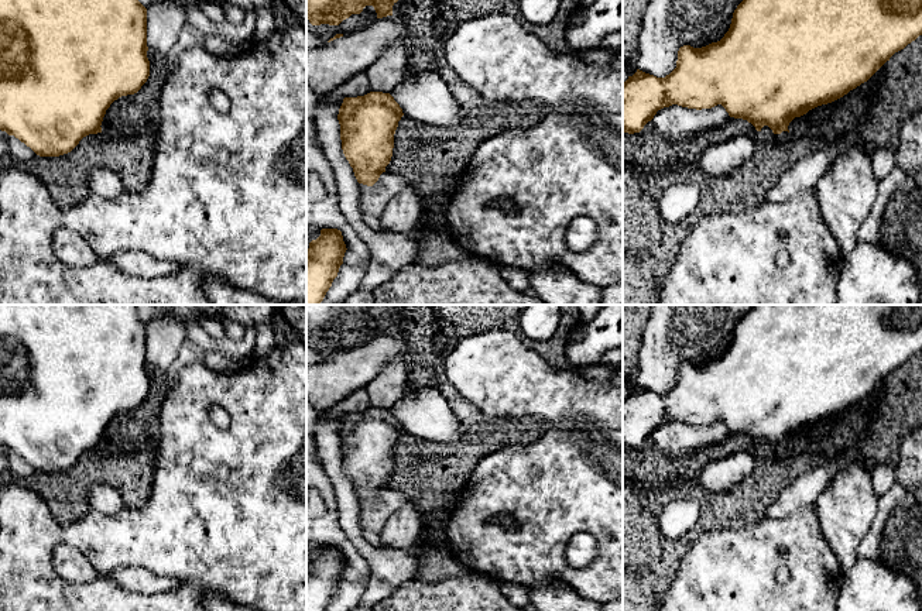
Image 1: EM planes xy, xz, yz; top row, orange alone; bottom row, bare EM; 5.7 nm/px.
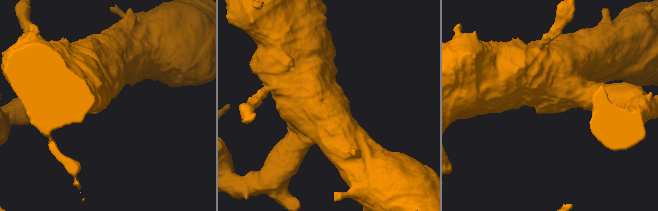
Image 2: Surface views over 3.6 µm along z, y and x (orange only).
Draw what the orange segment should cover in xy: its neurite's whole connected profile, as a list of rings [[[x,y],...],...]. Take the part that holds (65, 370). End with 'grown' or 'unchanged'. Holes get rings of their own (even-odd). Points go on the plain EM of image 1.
[[[0,305],[0,446],[18,454],[40,473],[71,468],[83,453],[102,449],[103,433],[114,416],[137,409],[147,398],[147,367],[147,325],[138,317],[136,305]]]; unchanged

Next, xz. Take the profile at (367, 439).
[[[390,409],[345,413],[339,425],[342,466],[359,500],[373,502],[385,488],[402,425]]]; unchanged

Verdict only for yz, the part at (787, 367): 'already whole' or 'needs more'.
already whole

